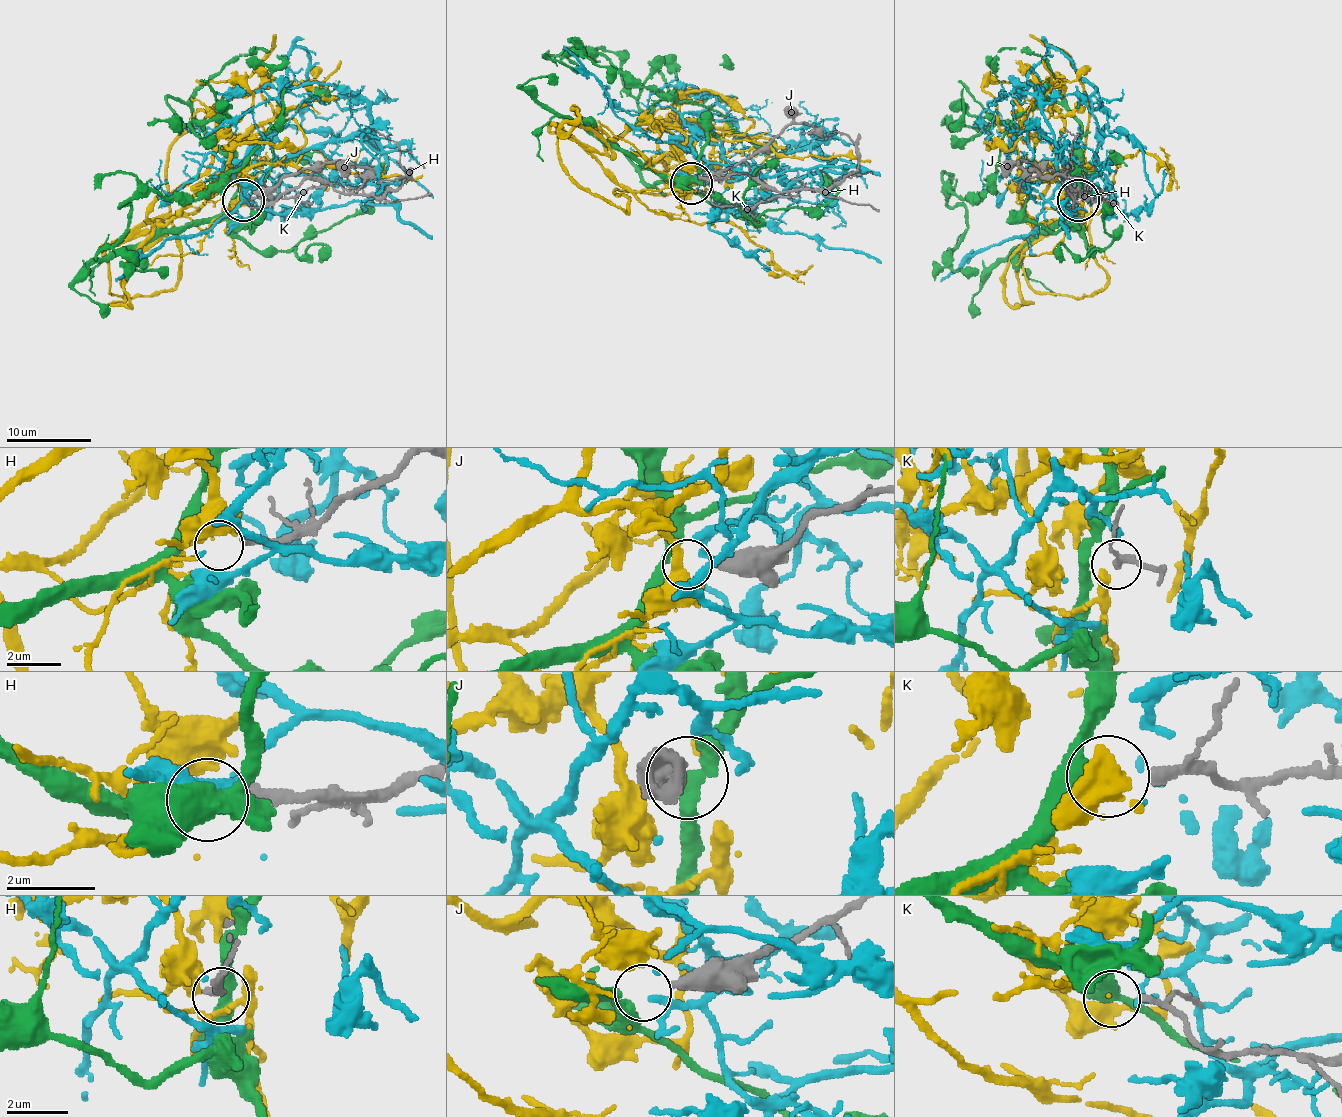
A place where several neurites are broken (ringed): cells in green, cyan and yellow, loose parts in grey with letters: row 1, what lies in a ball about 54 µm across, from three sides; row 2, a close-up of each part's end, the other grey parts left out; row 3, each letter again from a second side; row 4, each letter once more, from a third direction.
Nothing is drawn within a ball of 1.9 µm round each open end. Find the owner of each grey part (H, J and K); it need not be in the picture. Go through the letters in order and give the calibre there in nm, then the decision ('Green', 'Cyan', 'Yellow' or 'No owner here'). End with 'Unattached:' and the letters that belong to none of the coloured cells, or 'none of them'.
H: Thickness 280 nm. No owner here
J: Thickness 420 nm. Green
K: Thickness 160 nm. Yellow
Unattached: H

